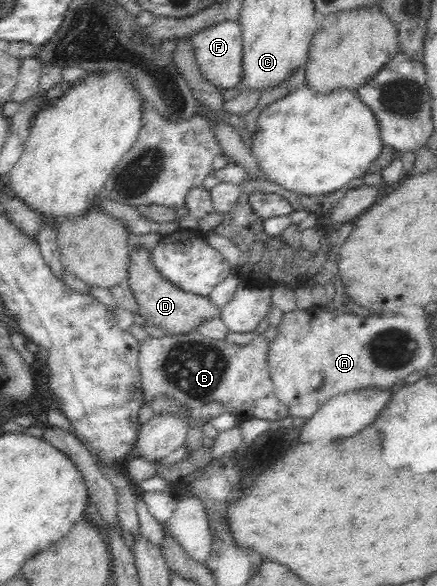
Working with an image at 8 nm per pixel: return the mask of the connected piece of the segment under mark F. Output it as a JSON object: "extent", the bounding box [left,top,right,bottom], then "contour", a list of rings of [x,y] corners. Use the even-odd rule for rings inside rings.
{"extent":[189,21,243,91],"contour":[[[221,21],[189,36],[200,73],[220,91],[236,87],[243,76],[242,29],[238,21]]]}

